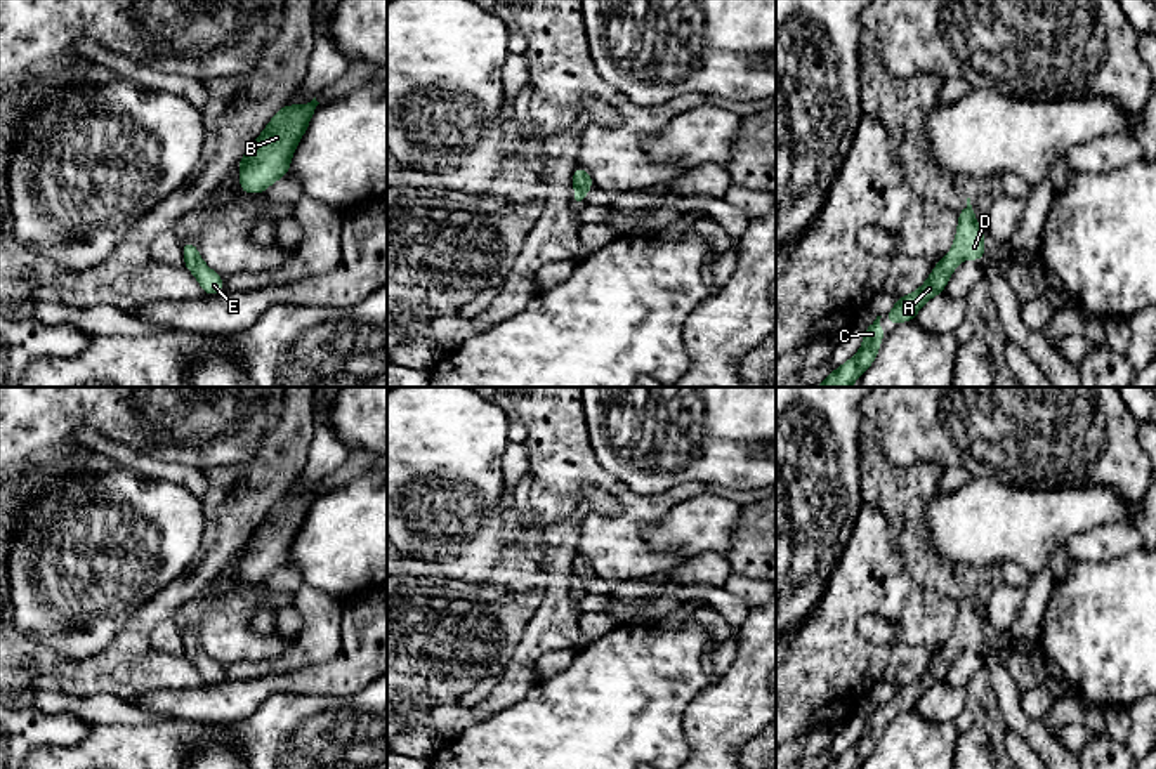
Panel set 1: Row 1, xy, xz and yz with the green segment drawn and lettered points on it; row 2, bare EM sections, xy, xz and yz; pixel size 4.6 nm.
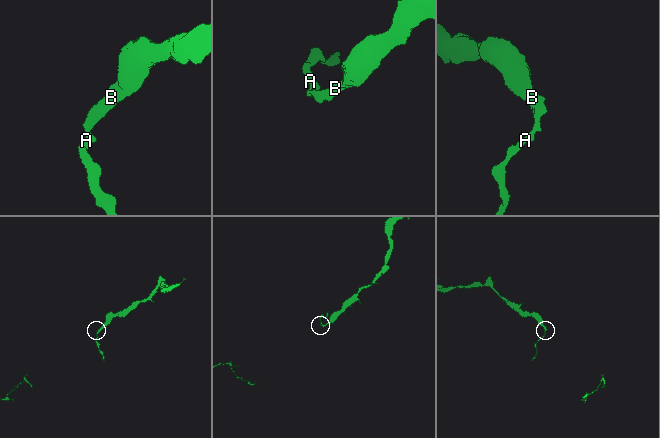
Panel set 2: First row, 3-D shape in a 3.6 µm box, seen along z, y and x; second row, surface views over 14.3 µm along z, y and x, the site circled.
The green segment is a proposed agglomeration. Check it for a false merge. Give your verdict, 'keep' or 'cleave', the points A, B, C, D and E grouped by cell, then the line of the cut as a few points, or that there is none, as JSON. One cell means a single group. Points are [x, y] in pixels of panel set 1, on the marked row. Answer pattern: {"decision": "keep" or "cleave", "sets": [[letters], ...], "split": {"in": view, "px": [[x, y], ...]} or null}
{"decision": "keep", "sets": [["A", "B", "C", "D", "E"]], "split": null}

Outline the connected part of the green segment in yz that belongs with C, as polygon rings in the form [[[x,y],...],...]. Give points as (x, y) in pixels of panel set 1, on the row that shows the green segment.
[[[877,316],[864,330],[864,340],[857,354],[833,370],[818,387],[851,387],[854,380],[861,378],[880,351],[878,342],[885,338],[885,332],[880,330],[880,318]]]

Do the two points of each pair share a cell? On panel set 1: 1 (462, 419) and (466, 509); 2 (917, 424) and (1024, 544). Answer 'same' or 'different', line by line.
1: same
2: different

